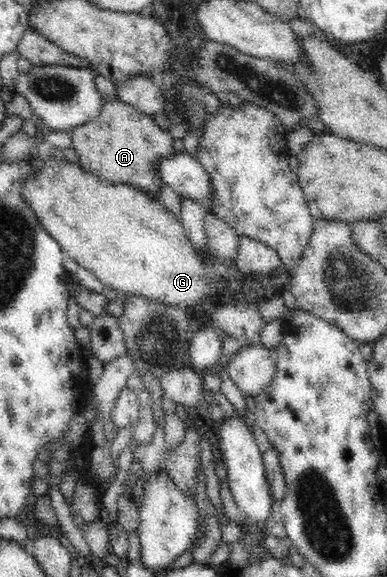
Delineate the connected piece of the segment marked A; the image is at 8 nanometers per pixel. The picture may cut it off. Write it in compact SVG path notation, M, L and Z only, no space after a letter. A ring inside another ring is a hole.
M105 99L102 113L95 120L86 122L84 125L78 126L72 132L72 143L70 146L76 152L79 165L90 173L95 173L99 177L99 181L107 181L111 185L129 185L135 187L139 192L143 192L151 200L161 201L161 186L163 182L161 170L161 162L175 156L179 151L173 148L173 136L167 130L161 130L149 115L137 110L134 106L124 103L123 101L112 101Z

